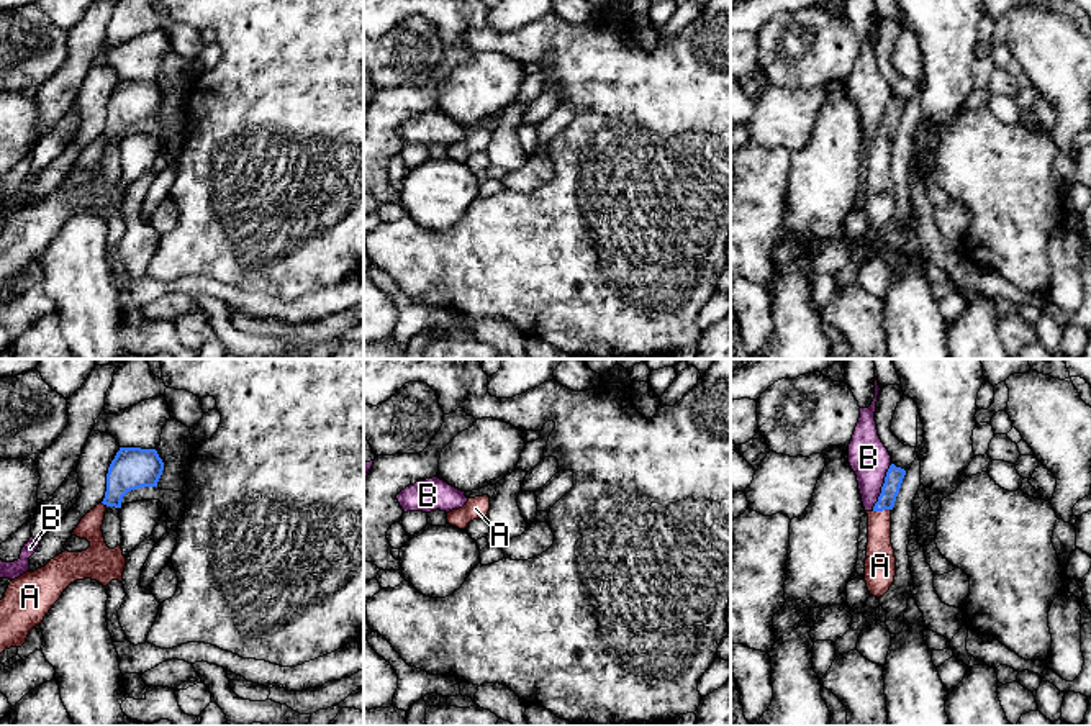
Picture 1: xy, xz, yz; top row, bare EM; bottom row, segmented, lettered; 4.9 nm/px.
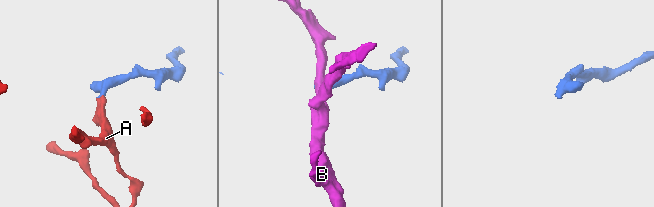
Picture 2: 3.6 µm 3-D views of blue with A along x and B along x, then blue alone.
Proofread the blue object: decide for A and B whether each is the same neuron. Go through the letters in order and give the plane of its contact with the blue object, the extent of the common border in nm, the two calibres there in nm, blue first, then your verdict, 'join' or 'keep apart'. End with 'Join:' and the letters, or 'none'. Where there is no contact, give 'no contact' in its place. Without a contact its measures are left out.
A: meets blue in yz; contact 100 nm long; 90 nm thick on the blue side, 150 nm on the other; join
B: meets blue in yz; contact 240 nm long; 90 nm thick on the blue side, 200 nm on the other; keep apart
Join: A

